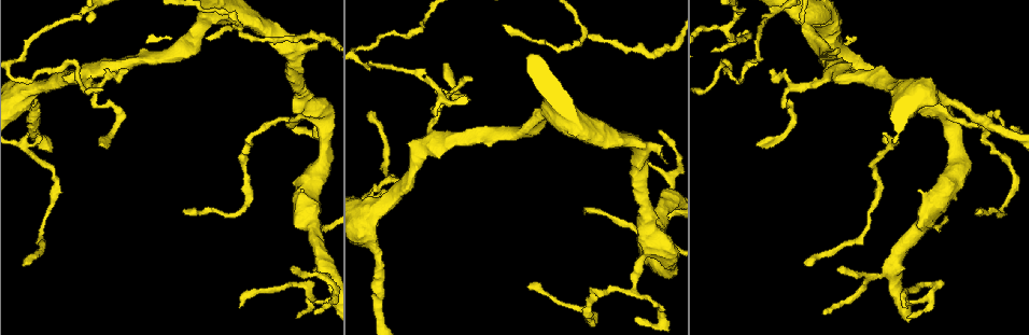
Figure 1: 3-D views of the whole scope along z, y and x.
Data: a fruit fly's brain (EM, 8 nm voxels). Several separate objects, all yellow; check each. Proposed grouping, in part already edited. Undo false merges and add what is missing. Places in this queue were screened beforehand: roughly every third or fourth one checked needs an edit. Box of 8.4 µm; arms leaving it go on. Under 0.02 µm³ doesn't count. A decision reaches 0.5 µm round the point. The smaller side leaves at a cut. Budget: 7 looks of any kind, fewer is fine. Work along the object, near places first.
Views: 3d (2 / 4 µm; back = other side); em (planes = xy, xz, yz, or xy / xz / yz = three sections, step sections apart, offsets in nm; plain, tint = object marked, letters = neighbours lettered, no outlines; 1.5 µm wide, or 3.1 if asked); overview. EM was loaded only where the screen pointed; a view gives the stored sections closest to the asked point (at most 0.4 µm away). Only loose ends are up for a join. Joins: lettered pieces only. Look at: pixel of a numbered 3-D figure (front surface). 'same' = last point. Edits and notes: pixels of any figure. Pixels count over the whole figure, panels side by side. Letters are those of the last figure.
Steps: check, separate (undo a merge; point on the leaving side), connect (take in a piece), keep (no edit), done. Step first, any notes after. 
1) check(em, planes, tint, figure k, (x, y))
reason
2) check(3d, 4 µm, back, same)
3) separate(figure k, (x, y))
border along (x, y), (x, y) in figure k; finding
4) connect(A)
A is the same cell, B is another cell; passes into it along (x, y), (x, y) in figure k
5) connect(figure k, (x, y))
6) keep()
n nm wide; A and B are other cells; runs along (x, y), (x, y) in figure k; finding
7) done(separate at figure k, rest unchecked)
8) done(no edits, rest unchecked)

check(3d, 2 µm, figure 1, (905, 306))
thin end

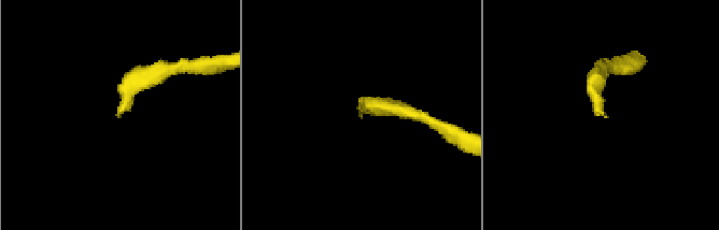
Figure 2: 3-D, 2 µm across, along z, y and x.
check(em, xy, step 8, tint, figure 2, (597, 110))

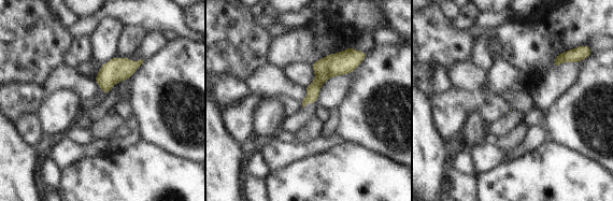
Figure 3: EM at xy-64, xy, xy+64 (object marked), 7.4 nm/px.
check(em, planes, letters, same)

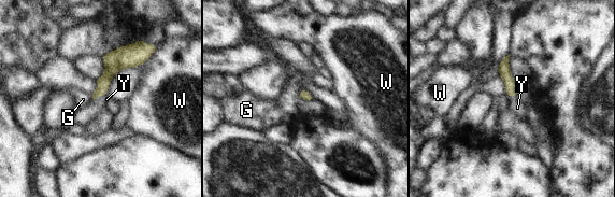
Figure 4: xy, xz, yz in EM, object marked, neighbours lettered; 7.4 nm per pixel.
connect(Y)
W touches over 180 nm; Y is the same cell, G and W are other cells; passes into it along (113, 67), (98, 96), (85, 115) in figure 4; the neuron continues

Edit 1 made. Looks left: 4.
check(overview)
see it whole again

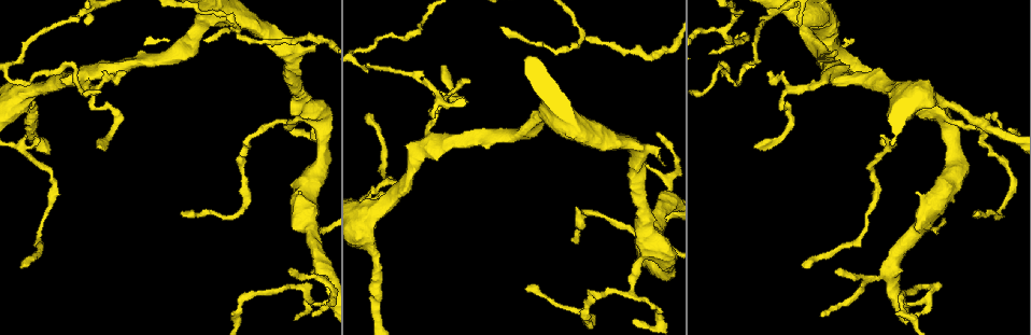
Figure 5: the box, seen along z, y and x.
check(em, planes, letters, figure 5, (835, 269))
tapers out

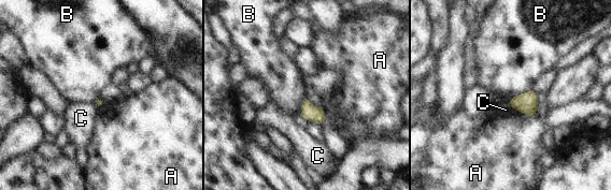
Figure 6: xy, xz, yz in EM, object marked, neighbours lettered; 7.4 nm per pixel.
keep()
A, B and C are other cells; border along (529, 89), (515, 94), (509, 100) in figure 6; no lettered piece goes on from it

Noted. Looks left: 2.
done(connect at figure 4, rest unchecked)

